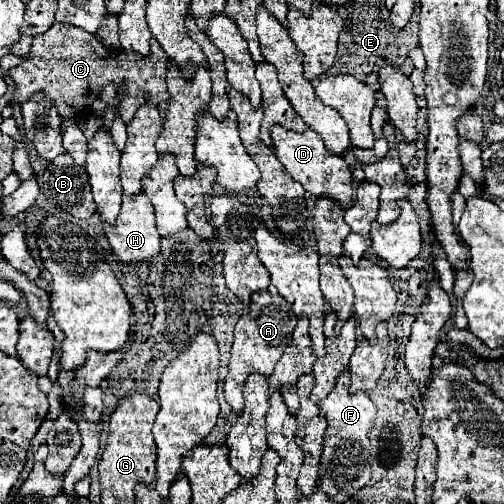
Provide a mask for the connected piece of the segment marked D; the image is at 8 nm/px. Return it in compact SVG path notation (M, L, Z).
M274 125L270 127L270 135L274 141L274 153L276 157L282 161L282 165L286 167L286 171L298 181L302 183L302 187L320 197L320 195L332 195L336 197L336 201L340 205L344 205L344 209L348 209L354 203L354 187L352 187L352 173L344 161L344 157L340 155L332 155L326 151L322 137L318 133L314 133L312 129L306 129L304 133L286 129L282 125Z

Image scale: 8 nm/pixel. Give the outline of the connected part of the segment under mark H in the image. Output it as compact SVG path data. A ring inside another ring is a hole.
M140 193L136 199L124 199L122 201L122 211L116 219L114 227L106 225L106 237L112 245L112 251L118 261L126 265L136 265L142 261L150 261L160 253L160 235L154 225L154 209L144 193Z

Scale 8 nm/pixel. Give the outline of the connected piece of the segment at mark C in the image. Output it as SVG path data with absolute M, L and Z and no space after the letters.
M54 23L46 33L34 37L32 49L28 53L28 59L20 63L18 67L12 67L8 73L14 81L12 101L28 101L36 93L42 93L46 99L50 99L62 121L76 119L80 121L82 115L90 113L88 107L96 99L100 99L100 93L106 85L114 83L116 89L126 89L121 96L118 113L122 121L128 125L134 119L134 113L142 105L160 105L162 101L168 101L166 91L166 69L168 69L168 57L158 45L156 39L150 41L152 53L148 57L138 57L138 53L130 51L112 51L106 49L92 33L68 25L68 23Z

